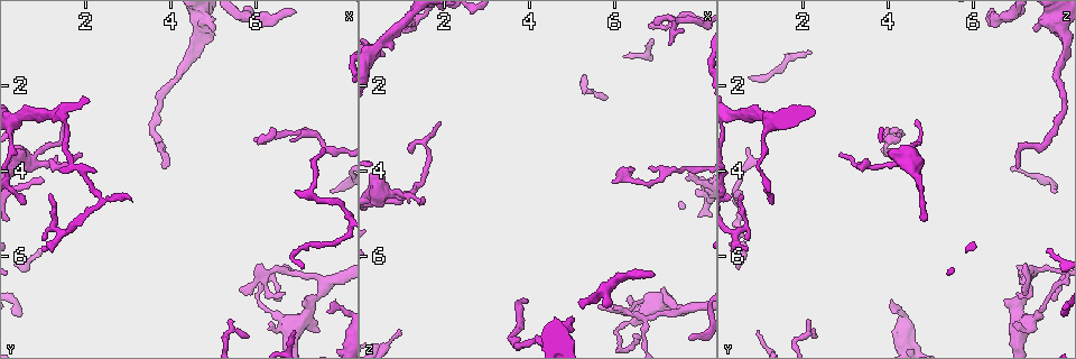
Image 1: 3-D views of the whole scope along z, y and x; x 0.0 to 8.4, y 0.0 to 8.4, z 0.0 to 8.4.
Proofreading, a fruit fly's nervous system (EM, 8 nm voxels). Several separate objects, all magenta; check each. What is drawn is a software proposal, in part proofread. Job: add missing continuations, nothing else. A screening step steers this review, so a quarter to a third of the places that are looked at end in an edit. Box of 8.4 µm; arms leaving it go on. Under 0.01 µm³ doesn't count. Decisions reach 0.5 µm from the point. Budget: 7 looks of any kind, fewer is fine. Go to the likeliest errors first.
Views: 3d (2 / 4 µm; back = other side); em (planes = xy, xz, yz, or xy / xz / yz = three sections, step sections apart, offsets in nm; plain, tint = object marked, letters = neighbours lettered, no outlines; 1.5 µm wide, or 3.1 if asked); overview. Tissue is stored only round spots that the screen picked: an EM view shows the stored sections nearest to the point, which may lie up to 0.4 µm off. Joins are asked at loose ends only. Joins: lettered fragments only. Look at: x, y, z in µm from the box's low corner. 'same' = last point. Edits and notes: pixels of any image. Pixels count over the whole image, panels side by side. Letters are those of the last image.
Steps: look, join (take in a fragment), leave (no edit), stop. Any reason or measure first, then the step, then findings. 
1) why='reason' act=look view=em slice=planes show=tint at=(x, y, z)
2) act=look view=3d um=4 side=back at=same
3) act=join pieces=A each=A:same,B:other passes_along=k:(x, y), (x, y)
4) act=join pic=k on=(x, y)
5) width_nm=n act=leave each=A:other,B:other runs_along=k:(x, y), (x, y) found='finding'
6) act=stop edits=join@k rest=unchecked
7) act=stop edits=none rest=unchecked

why='long arm stops here' act=look view=em slice=xy step=4 show=tint at=(3.90, 3.85, 7.10)

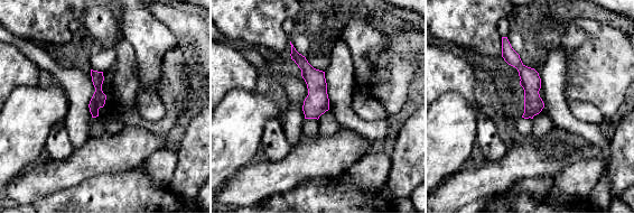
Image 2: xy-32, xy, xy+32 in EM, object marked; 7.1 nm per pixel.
why='what lies round it' act=look view=em slice=xy step=4 show=letters at=same

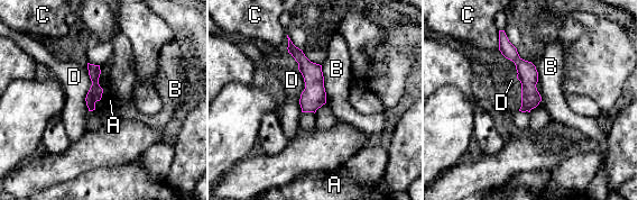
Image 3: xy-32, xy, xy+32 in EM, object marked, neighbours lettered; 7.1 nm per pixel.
act=leave each=A:other,B:other,C:other,D:other runs_along=3:(502, 39), (527, 72), (528, 108) found='no lettered fragment goes on from it'

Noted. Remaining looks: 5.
why='thin end' act=look view=em slice=planes show=letters at=(7.55, 3.45, 0.70)

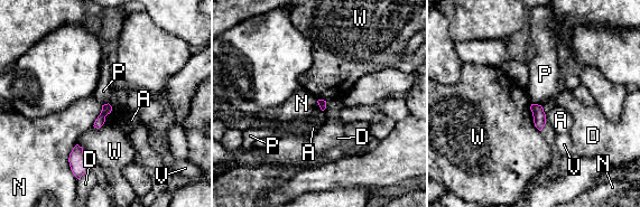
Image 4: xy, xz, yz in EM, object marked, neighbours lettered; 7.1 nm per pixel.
act=leave each=A:other,D:other,N:other,P:other,V:other,W:other border=4:(531, 103), (537, 103), (541, 106) found='no lettered fragment goes on from it'

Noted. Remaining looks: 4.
why='tapers out' act=look view=em slice=xy step=4 show=tint at=(0.95, 5.80, 0.75)

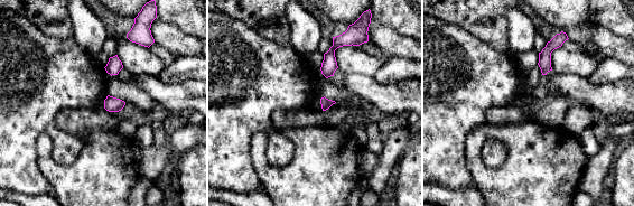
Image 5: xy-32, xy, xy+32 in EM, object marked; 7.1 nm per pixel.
why='another direction' act=look view=em slice=planes show=tint at=same

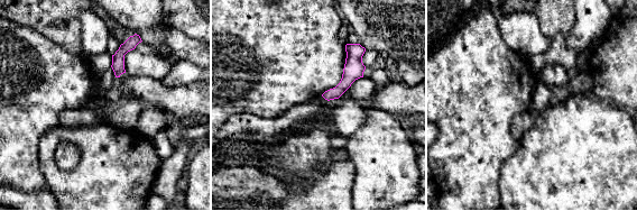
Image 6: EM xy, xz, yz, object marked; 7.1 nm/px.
why='what lies round it' act=look view=em slice=planes show=letters at=same

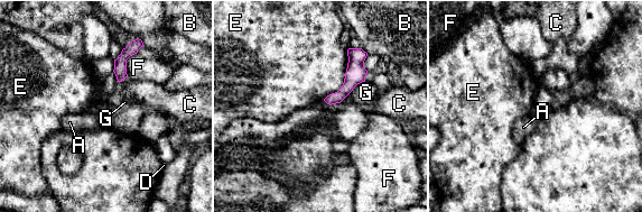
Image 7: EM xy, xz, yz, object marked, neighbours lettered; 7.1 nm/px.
act=leave each=A:other,B:other,C:other,D:other,E:other,F:other,G:other runs_along=7:(355, 51), (355, 74), (329, 101) found='no lettered fragment goes on from it'

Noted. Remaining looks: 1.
act=stop edits=none rest=unchecked

